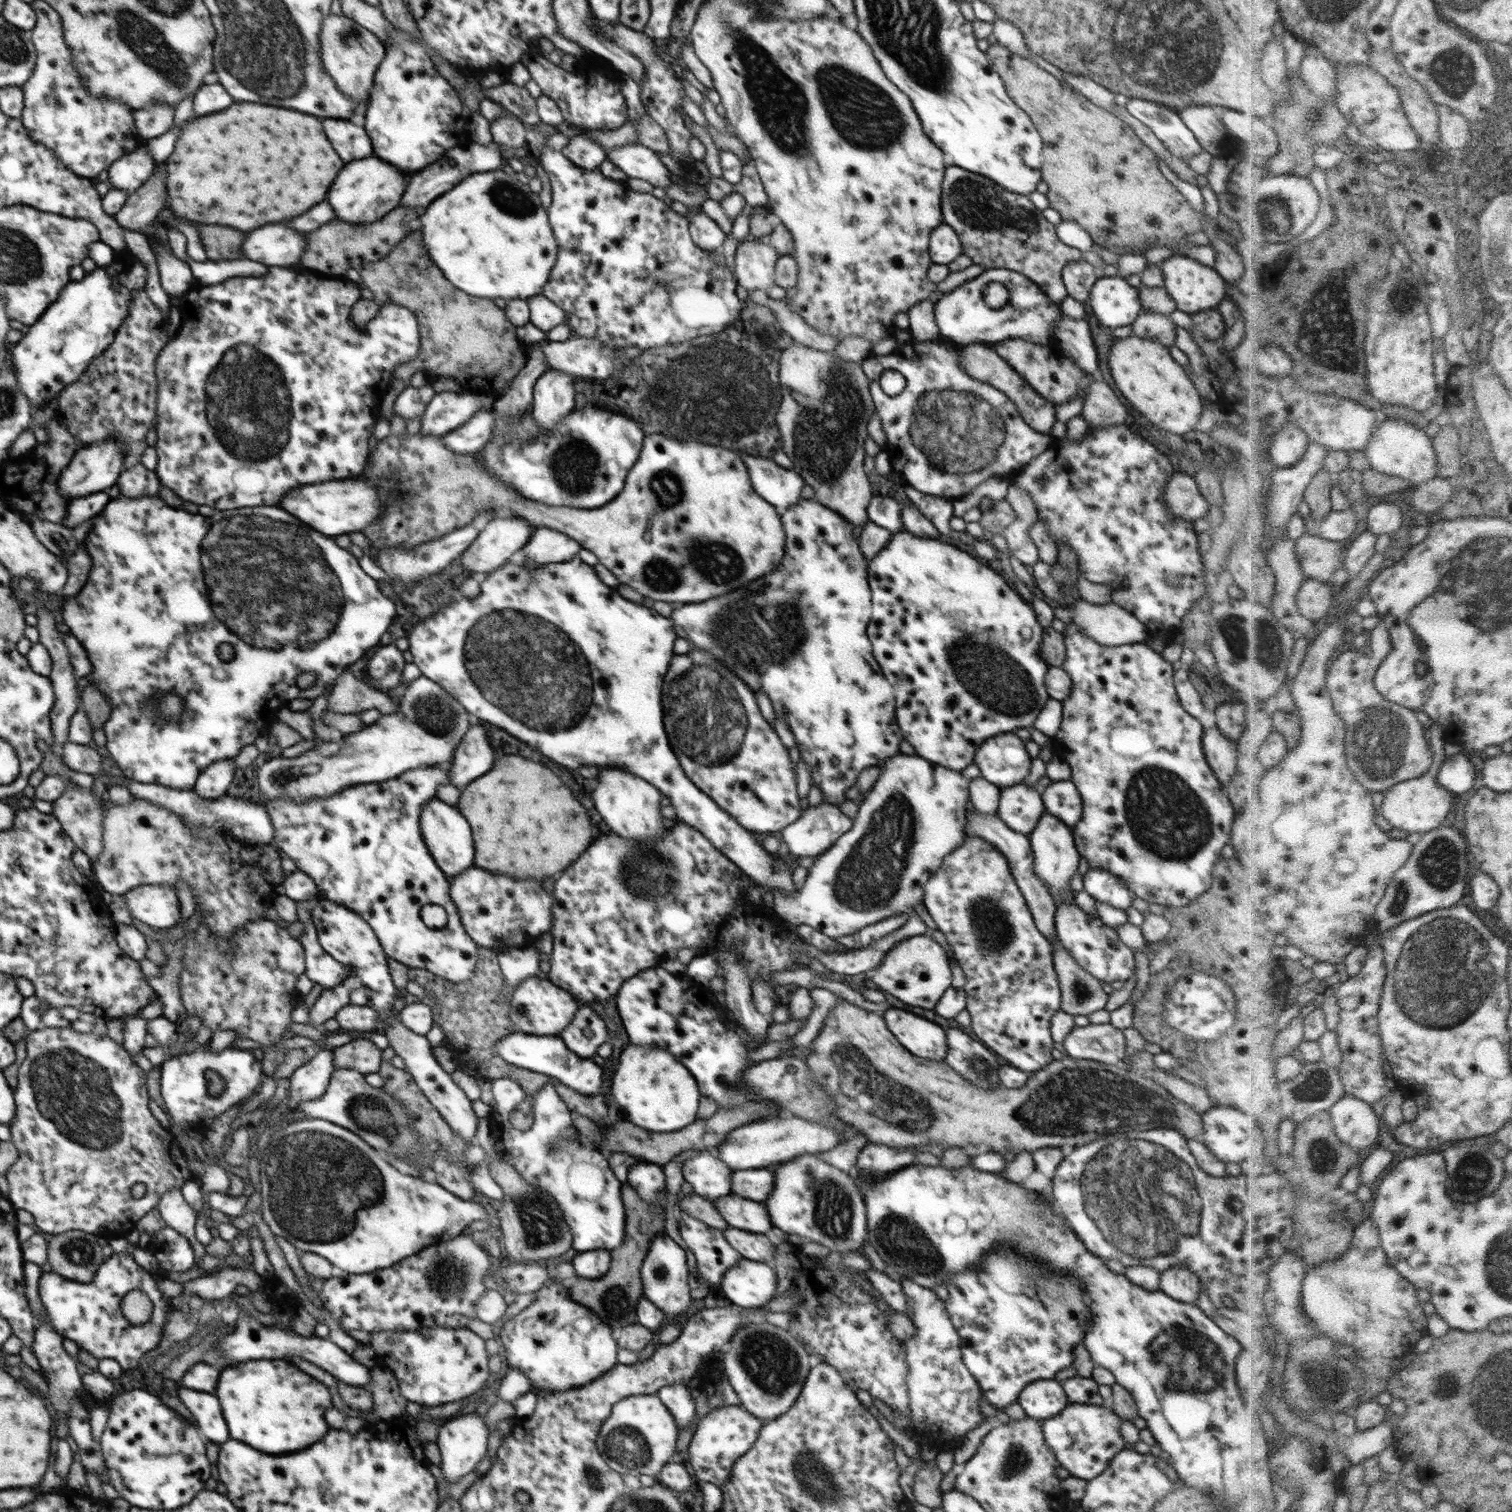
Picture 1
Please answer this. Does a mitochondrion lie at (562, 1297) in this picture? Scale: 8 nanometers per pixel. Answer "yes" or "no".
no

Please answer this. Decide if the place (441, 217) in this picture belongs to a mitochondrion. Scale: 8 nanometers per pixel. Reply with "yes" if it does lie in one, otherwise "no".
no

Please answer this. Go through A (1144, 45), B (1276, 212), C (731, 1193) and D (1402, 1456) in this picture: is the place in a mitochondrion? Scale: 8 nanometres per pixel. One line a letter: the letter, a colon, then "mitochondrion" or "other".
A: mitochondrion
B: mitochondrion
C: other
D: other

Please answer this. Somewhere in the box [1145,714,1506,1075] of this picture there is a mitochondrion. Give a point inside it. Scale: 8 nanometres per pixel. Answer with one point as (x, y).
(1445, 970)

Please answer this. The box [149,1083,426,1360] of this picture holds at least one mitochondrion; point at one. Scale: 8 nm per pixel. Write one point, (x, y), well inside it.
(311, 1174)

